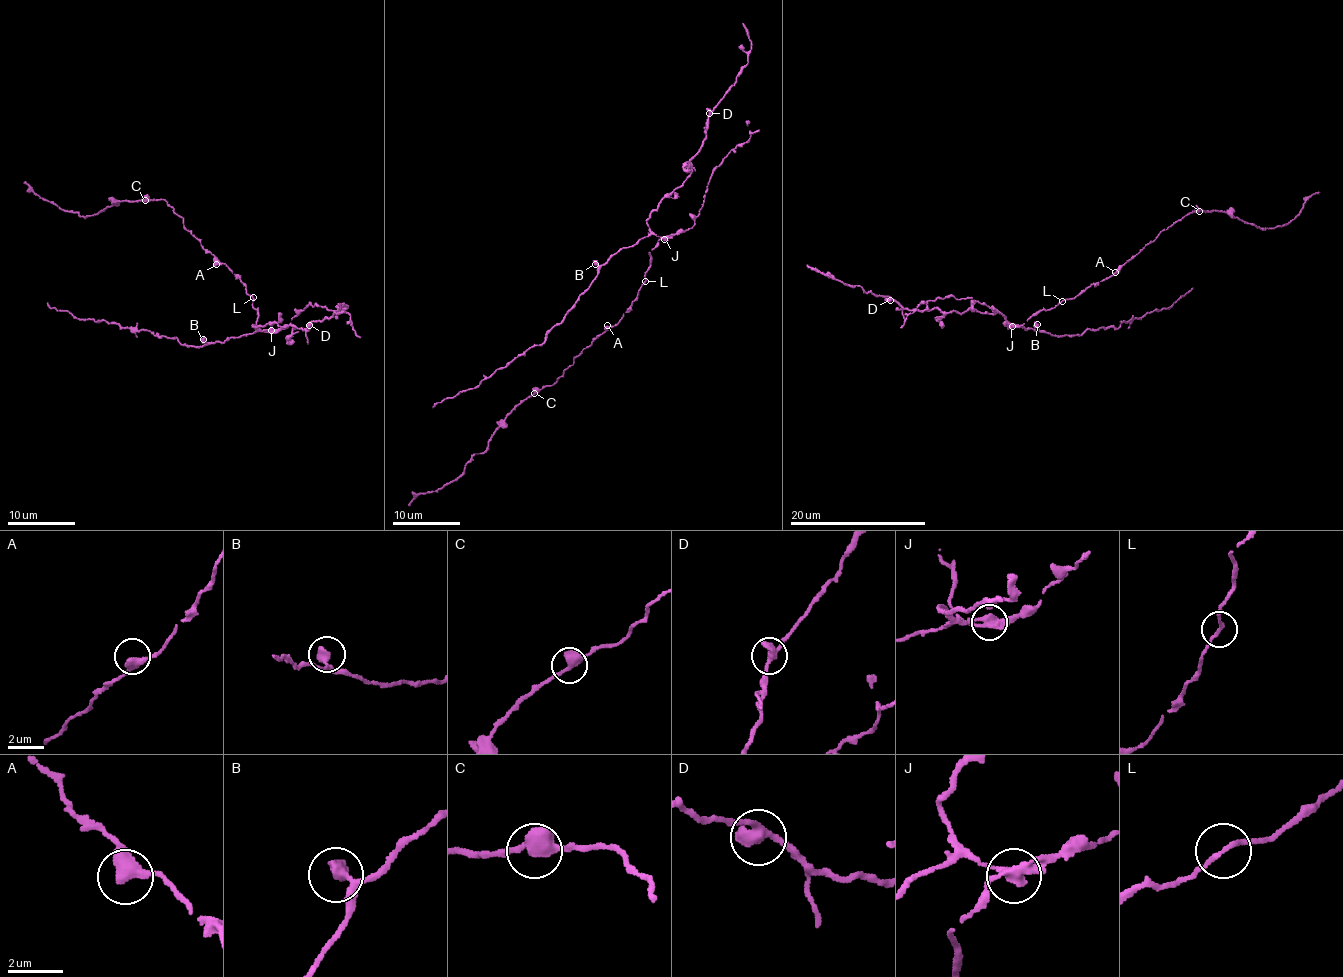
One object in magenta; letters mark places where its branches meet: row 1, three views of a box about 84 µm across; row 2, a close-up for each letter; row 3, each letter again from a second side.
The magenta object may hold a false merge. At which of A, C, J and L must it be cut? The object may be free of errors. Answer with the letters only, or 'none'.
J

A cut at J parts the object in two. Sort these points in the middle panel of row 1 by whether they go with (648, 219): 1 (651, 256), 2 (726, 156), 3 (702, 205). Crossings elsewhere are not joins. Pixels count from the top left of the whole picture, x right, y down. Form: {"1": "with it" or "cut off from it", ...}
{"1": "cut off from it", "2": "cut off from it", "3": "cut off from it"}

